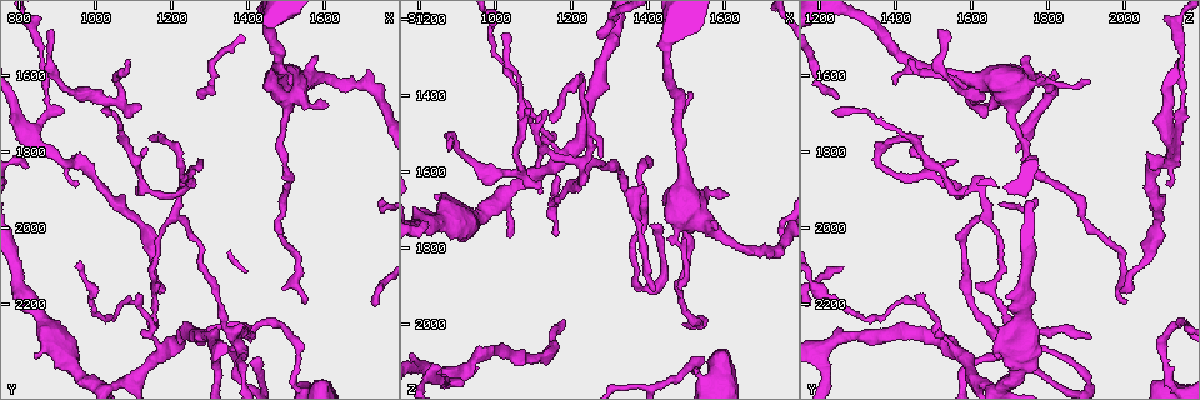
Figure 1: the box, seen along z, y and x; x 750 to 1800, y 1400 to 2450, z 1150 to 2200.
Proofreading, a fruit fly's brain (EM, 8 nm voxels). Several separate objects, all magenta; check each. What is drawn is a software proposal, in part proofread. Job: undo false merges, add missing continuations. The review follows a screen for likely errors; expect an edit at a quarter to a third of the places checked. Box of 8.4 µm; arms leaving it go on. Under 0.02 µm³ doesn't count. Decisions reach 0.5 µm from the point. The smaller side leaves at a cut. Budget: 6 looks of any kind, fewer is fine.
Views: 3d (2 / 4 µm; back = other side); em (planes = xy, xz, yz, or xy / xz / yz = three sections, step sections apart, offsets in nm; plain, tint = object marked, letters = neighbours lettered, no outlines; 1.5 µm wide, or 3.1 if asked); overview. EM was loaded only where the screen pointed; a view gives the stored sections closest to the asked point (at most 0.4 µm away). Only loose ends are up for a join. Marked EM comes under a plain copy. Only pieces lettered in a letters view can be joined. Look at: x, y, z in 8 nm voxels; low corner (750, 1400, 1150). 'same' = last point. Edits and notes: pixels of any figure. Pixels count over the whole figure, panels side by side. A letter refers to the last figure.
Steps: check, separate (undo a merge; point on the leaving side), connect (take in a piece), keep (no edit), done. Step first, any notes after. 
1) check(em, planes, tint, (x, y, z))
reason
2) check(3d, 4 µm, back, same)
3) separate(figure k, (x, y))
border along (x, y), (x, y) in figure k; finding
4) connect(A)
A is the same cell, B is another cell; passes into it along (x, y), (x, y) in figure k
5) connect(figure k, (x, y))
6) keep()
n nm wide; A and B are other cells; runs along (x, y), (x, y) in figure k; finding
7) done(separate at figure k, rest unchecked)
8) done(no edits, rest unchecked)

check(3d, 4 µm, back, (1490, 1615, 1910))
free end

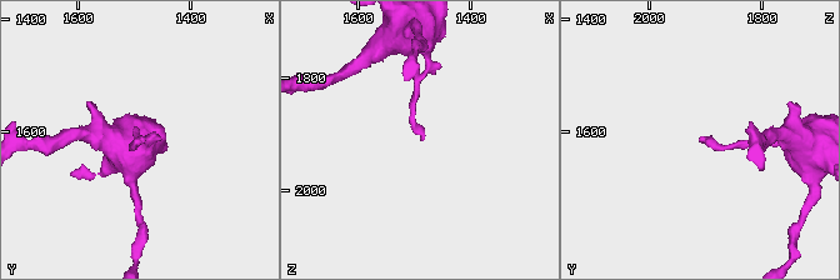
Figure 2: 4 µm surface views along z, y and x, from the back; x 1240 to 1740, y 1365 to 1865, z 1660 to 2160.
check(em, planes, tint, (1490, 1615, 1910))
shape alone is not enough

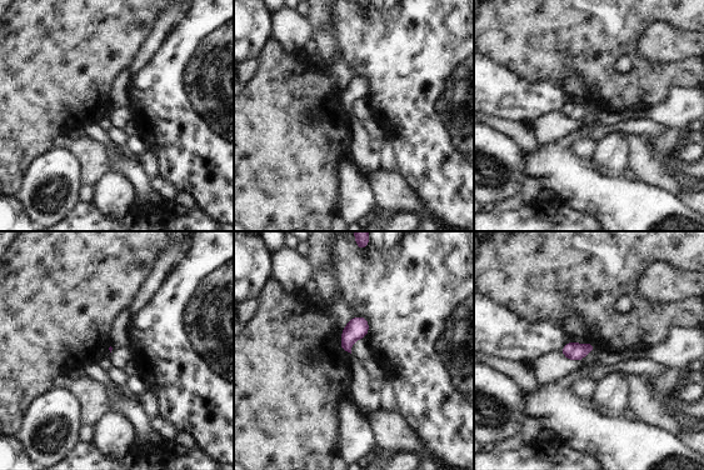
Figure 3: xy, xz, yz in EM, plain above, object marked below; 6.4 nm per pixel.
check(em, planes, letters, same)
see the neighbours

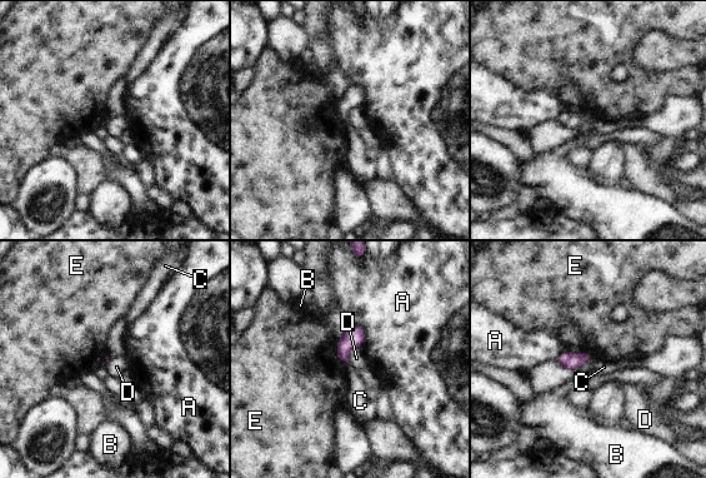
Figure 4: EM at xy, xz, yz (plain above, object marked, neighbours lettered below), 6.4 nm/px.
keep()
A touches over 170 nm; A, B, C, D and E are other cells; border along (360, 347), (350, 350), (346, 362) in figure 4; none of them fits

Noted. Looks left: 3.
check(3d, 2 µm, (940, 1635, 1575))
thick turns thin

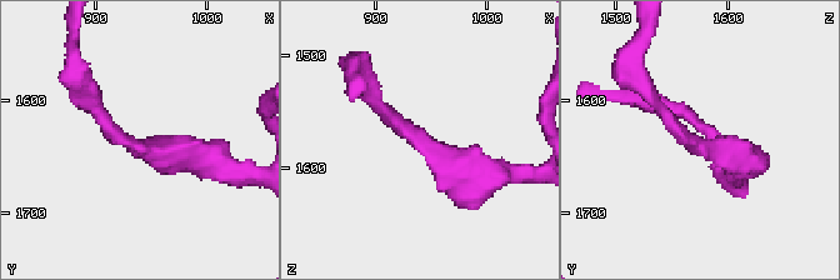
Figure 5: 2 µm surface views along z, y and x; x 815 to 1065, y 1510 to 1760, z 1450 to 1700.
check(em, xz, step 4, letters, (934, 1638, 1574))
arms of 190, 280 nm

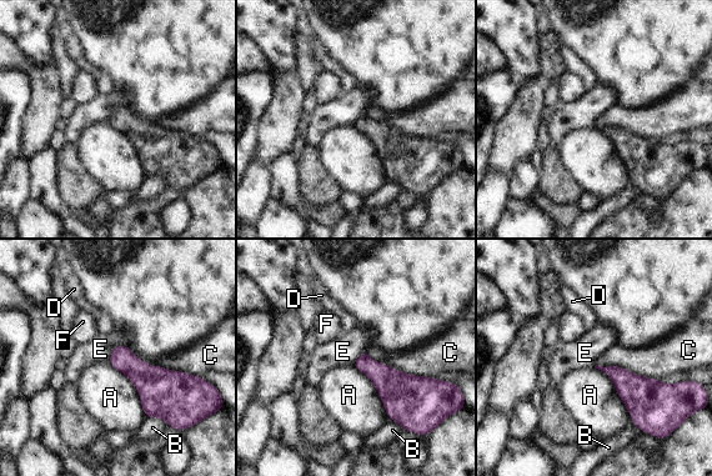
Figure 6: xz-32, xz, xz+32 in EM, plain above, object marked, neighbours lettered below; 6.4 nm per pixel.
keep()
A, B, C, D, E and F are other cells; continuous, no second neuron

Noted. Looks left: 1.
check(em, planes, letters, (1115, 1885, 1595))
free end

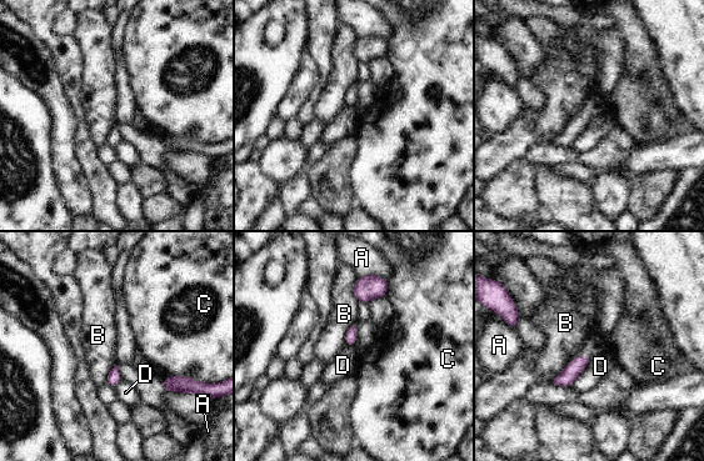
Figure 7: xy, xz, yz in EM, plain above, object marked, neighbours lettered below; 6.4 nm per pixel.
keep()
80 nm wide; A, B, C and D are other cells; border along (590, 359), (589, 364), (568, 386) in figure 7; none of them fits

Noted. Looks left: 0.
done(no edits, rest unchecked)

